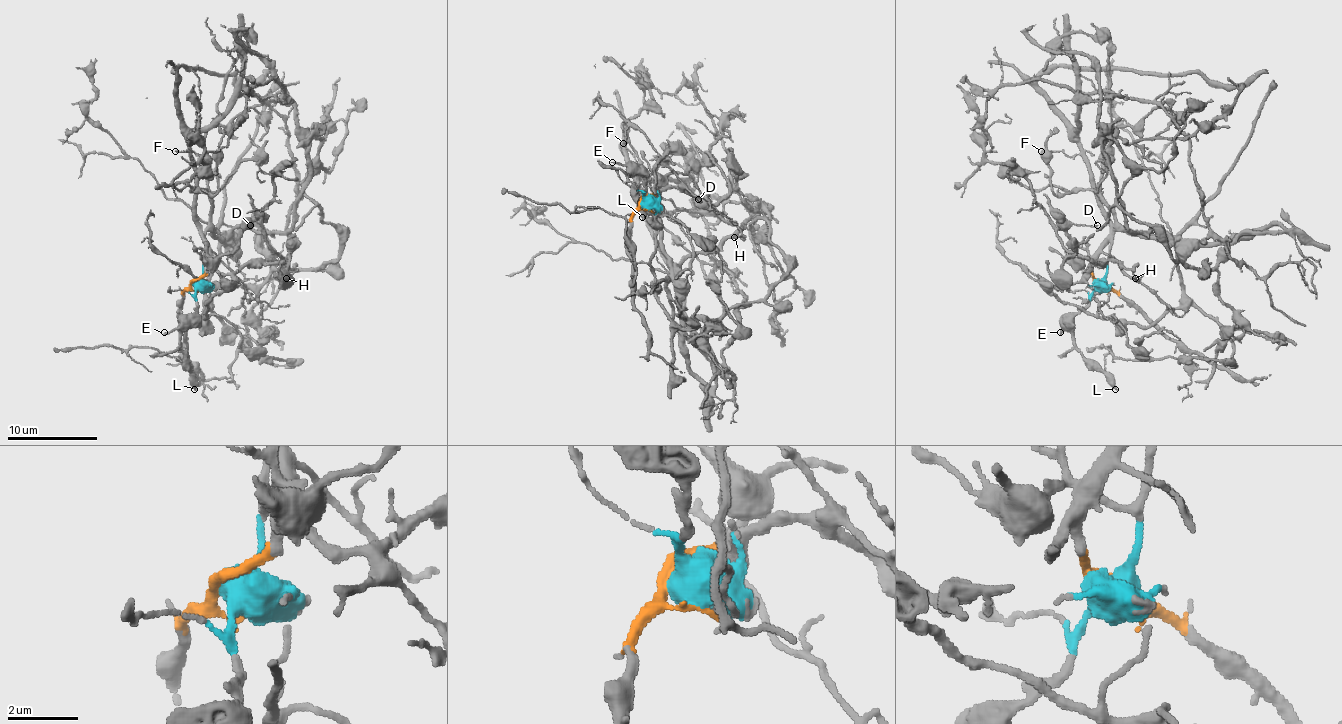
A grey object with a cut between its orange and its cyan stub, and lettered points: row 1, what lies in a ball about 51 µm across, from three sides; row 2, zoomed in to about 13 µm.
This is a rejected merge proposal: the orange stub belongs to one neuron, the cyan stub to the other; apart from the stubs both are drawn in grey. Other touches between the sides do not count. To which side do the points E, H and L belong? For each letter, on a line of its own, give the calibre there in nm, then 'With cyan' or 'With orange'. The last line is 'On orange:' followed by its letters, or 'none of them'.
E: Thickness 150 nm. With cyan
H: Thickness 130 nm. With orange
L: Thickness 440 nm. With cyan
On orange: H

